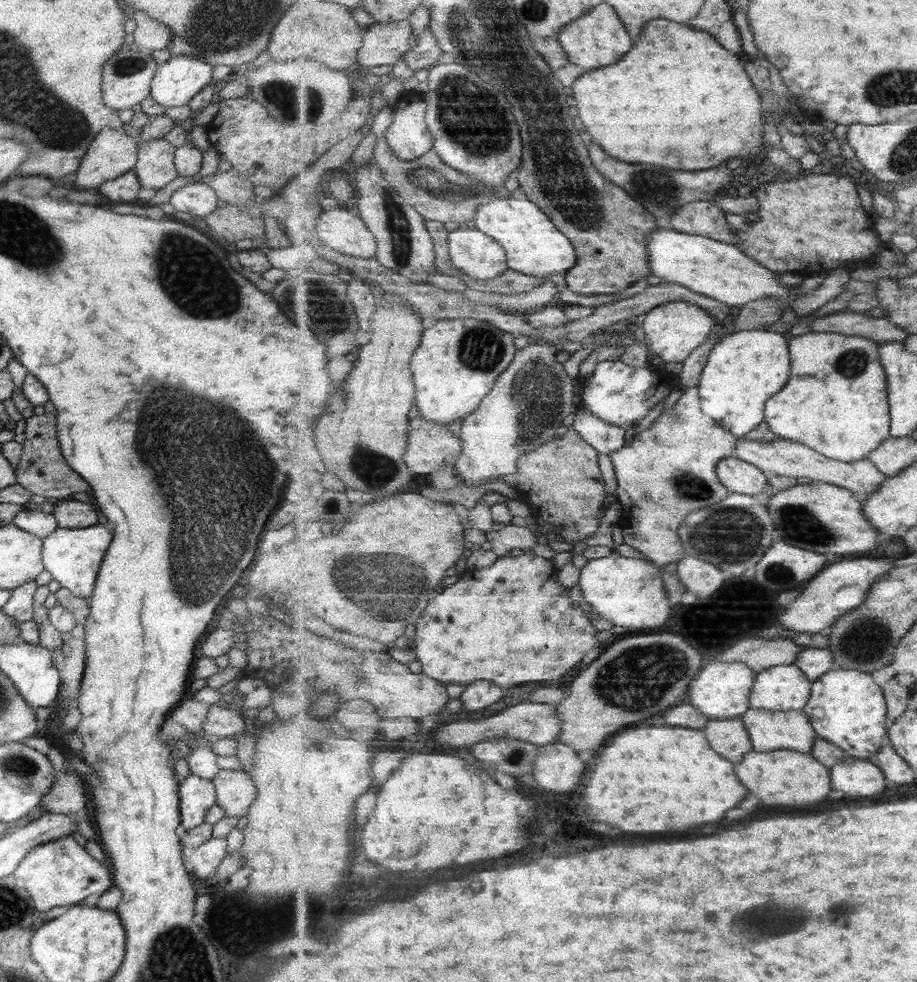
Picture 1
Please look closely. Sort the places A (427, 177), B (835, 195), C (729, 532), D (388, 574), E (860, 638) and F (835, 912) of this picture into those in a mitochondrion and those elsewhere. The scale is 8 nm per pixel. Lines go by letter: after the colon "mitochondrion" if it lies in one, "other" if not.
A: mitochondrion
B: other
C: mitochondrion
D: mitochondrion
E: mitochondrion
F: mitochondrion

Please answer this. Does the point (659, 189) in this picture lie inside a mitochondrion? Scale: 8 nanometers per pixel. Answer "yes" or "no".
yes

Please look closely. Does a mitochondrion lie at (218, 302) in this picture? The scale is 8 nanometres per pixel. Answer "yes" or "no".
yes

